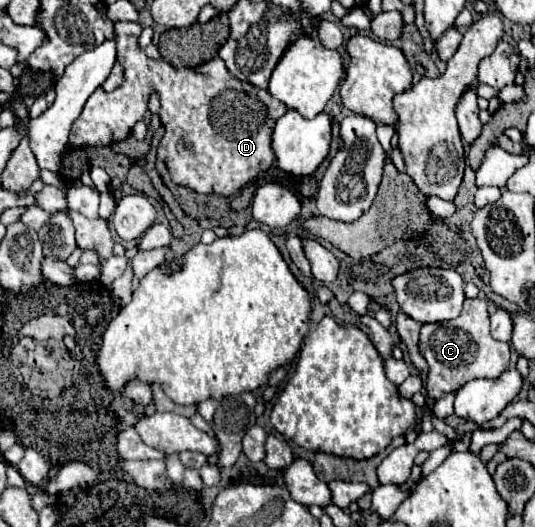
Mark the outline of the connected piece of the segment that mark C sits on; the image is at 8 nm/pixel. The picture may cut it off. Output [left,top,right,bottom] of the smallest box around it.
[421,298,509,400]

